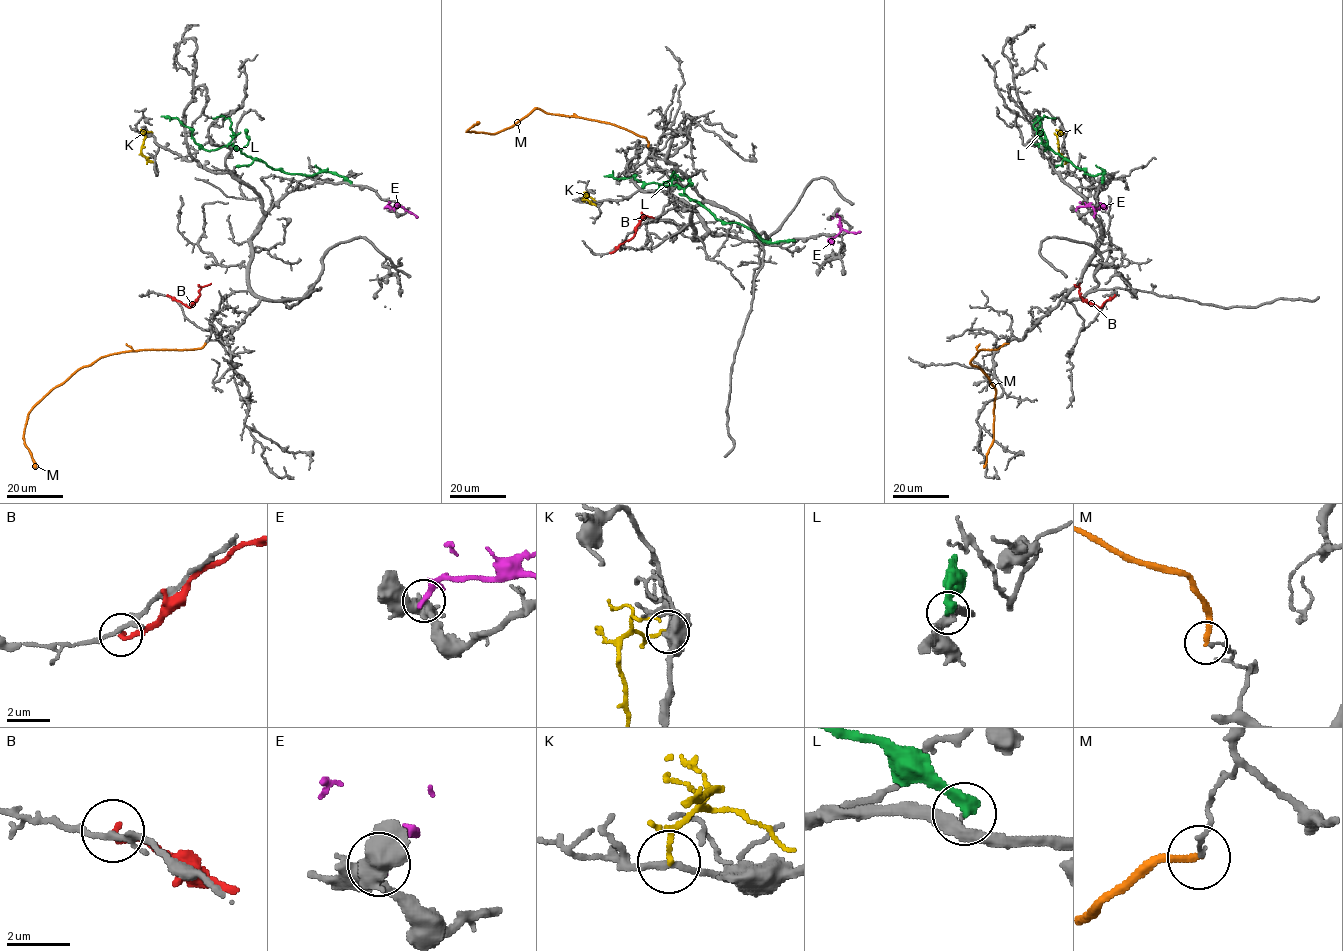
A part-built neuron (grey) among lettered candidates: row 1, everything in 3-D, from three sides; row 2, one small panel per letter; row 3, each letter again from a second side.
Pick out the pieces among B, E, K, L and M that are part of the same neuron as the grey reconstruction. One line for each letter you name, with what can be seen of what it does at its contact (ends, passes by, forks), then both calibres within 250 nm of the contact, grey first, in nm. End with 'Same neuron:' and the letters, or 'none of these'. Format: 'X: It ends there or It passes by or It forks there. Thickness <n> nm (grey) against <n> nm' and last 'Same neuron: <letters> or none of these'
Same neuron: none of these

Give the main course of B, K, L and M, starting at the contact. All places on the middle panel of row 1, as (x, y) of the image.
B: (610, 253), (632, 237), (642, 217), (654, 217)
K: (584, 201), (587, 195), (584, 196), (596, 205)
L: (793, 240), (763, 241), (746, 227), (723, 222), (676, 185), (644, 184), (635, 176), (603, 176)
M: (648, 146), (644, 137), (615, 125), (539, 109), (494, 133), (466, 131), (478, 121)

